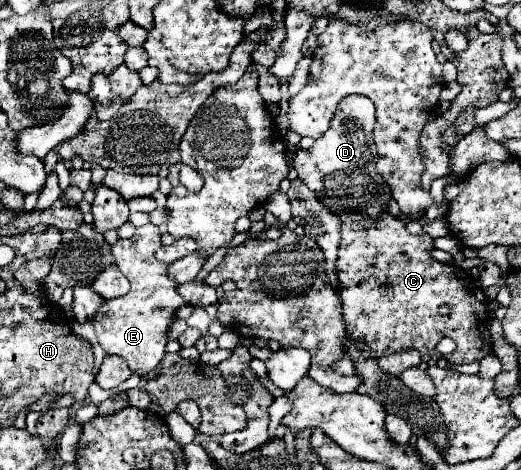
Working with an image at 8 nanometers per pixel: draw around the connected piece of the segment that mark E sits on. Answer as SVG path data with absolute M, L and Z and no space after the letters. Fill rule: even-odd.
M146 224L136 230L128 240L118 240L112 246L118 270L128 278L130 292L124 298L108 300L102 304L100 314L94 318L94 330L98 344L106 354L122 356L134 374L148 374L158 366L166 354L168 328L174 320L174 314L184 306L184 298L176 294L176 284L166 274L166 264L154 258L154 252L160 248L160 230L154 224Z

